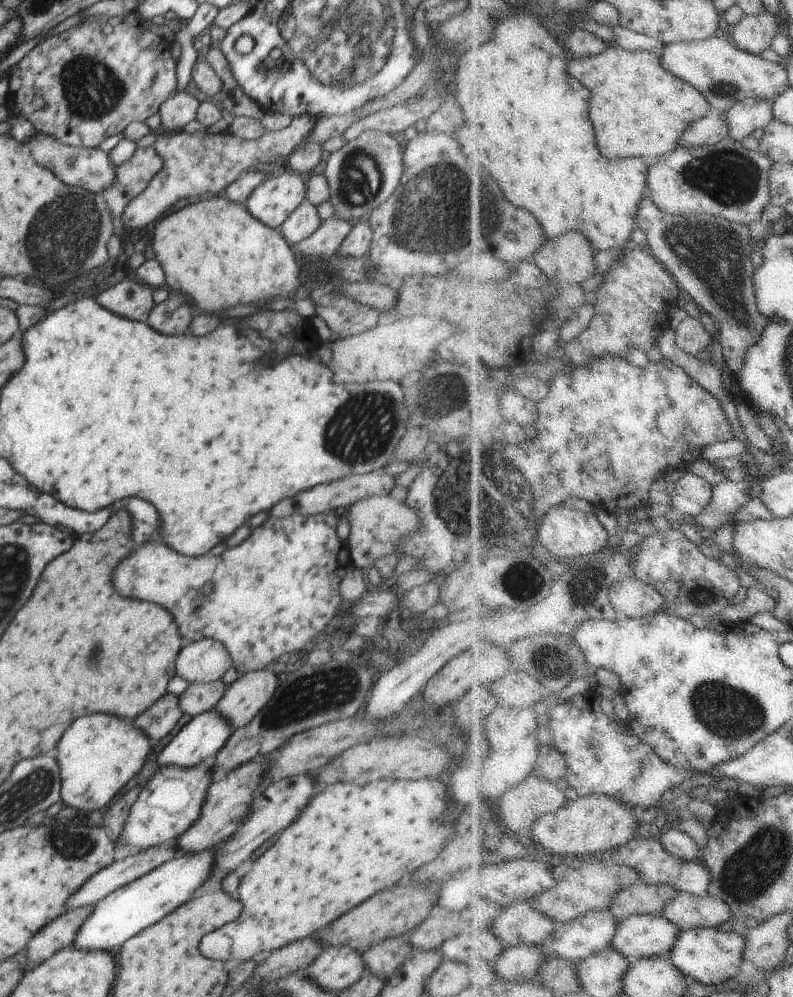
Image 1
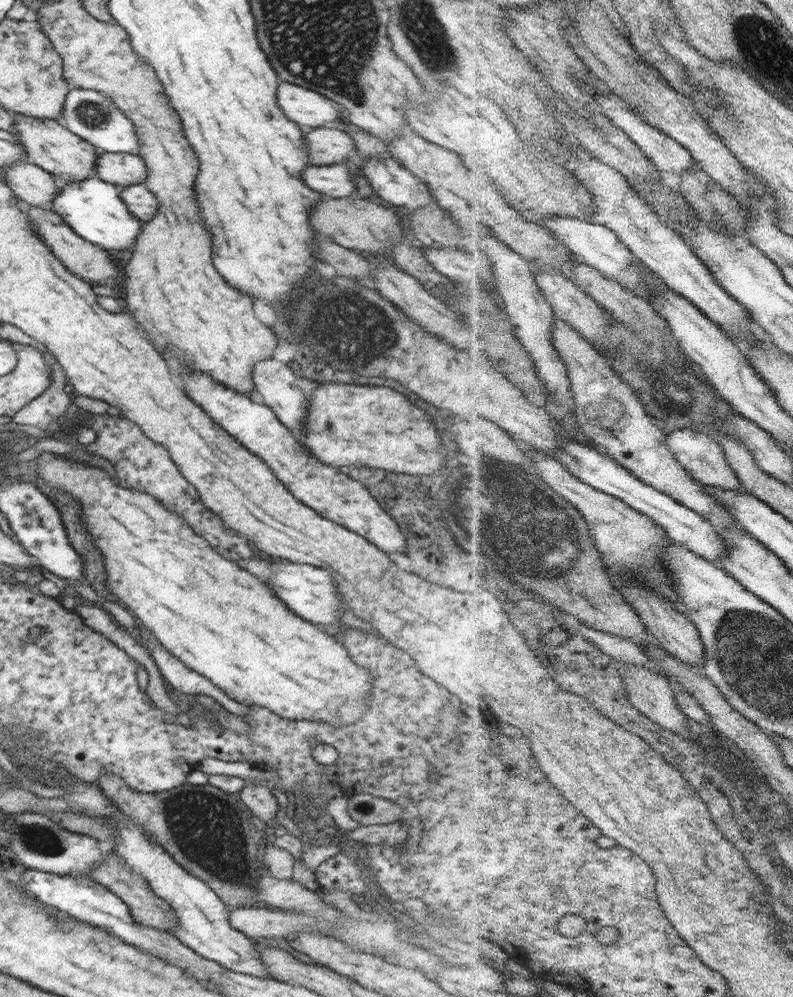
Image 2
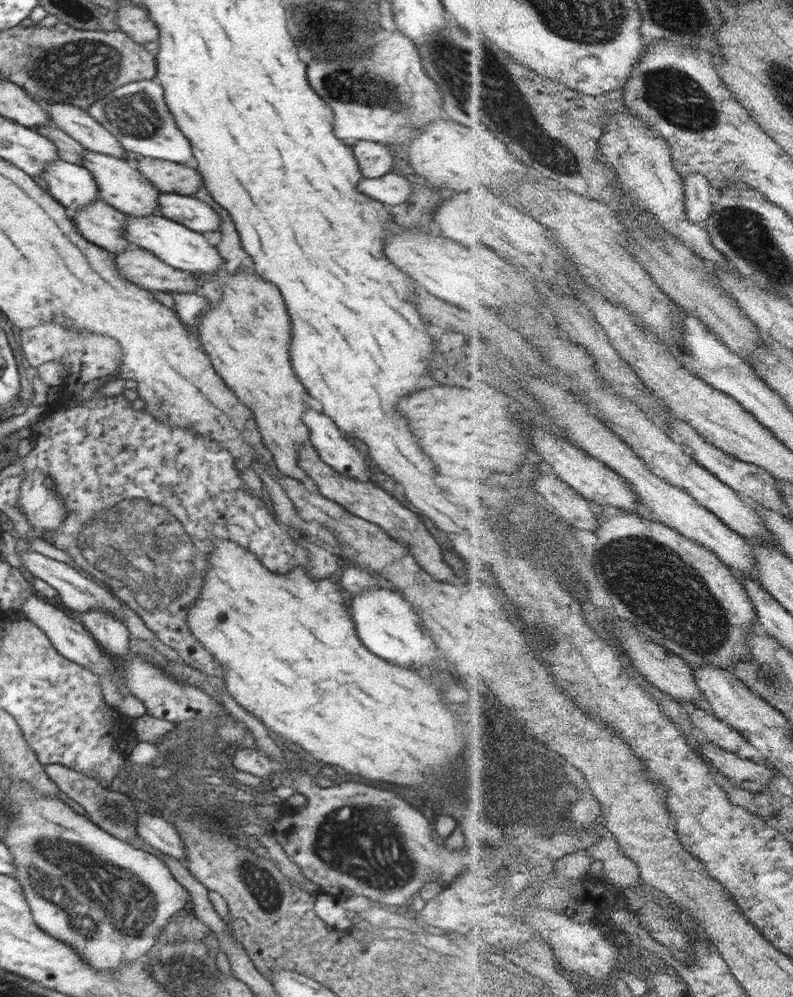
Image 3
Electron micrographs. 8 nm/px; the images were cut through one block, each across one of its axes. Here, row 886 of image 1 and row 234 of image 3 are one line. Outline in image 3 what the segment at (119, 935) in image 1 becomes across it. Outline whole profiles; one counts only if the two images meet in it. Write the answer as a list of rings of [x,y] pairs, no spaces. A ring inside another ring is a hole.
[[[127,215],[128,224],[124,226],[124,239],[132,246],[154,254],[160,261],[178,270],[211,275],[227,268],[226,259],[222,259],[218,248],[210,245],[202,233],[190,230],[178,222],[173,222],[161,215],[133,217]]]

